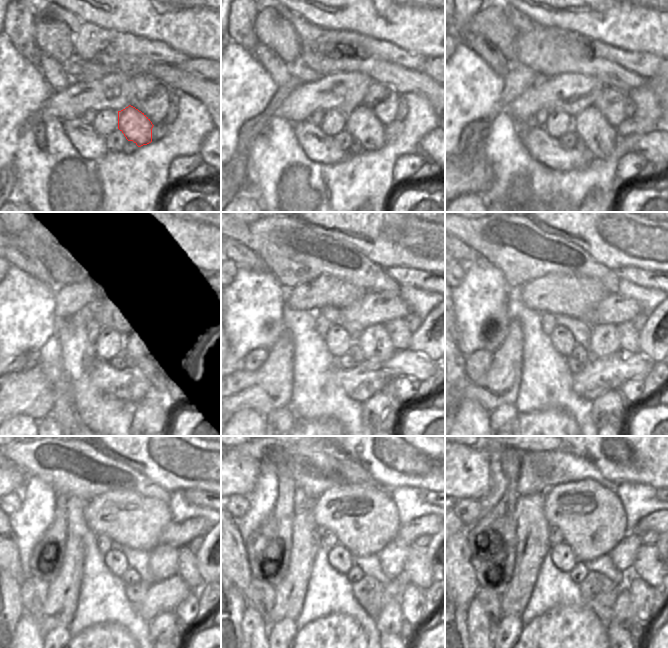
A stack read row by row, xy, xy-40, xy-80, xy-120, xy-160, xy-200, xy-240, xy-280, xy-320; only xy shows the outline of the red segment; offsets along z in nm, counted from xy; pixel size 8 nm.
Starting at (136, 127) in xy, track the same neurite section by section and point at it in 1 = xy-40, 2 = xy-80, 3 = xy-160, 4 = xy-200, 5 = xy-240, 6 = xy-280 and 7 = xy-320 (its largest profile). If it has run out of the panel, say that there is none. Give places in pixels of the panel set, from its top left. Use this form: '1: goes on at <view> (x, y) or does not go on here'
1: goes on at xy-40 (362, 124)
2: goes on at xy-80 (599, 137)
3: goes on at xy-160 (374, 341)
4: goes on at xy-200 (604, 341)
5: goes on at xy-240 (163, 563)
6: goes on at xy-280 (393, 557)
7: goes on at xy-320 (623, 555)

